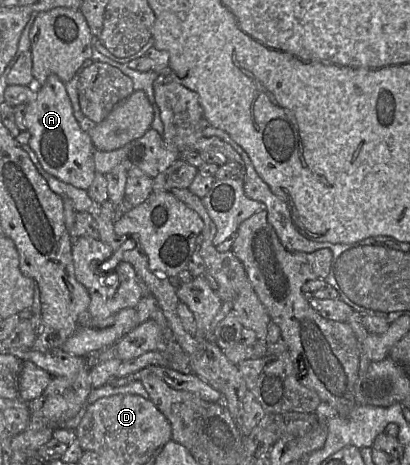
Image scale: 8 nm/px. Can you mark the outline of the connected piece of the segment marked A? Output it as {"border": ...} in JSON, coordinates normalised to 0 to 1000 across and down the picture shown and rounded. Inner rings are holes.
{"border":[[[134,159],[115,166],[102,185],[83,185],[80,213],[66,224],[63,280],[73,286],[68,312],[88,331],[105,363],[141,387],[185,404],[215,409],[232,381],[232,316],[178,245],[173,217],[154,178]]]}

